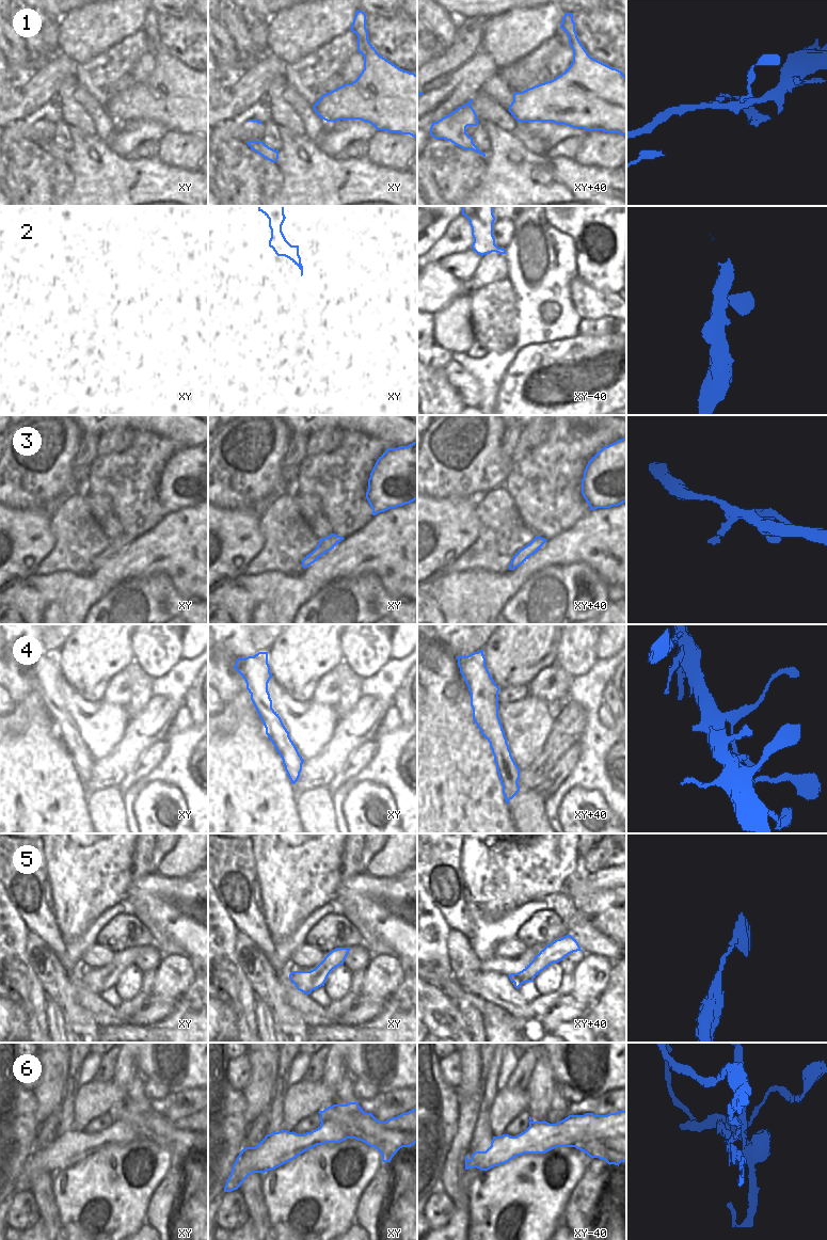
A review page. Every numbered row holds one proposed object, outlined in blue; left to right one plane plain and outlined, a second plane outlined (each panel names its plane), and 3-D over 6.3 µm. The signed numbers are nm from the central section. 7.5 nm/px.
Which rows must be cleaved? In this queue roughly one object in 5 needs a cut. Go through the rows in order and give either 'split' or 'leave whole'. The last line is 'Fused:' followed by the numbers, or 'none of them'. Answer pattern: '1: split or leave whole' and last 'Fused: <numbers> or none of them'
1: leave whole
2: leave whole
3: leave whole
4: leave whole
5: leave whole
6: split
Fused: 6

